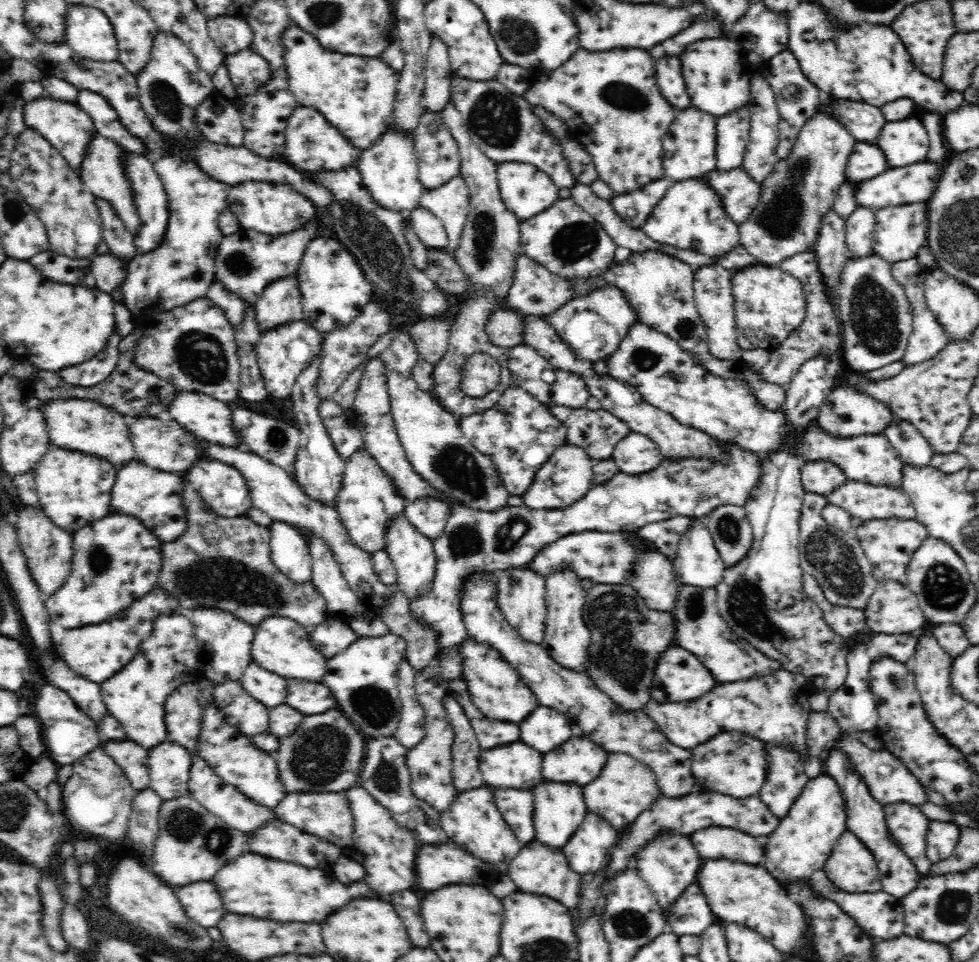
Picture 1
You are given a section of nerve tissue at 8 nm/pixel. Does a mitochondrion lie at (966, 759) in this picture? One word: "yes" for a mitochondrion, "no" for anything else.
no

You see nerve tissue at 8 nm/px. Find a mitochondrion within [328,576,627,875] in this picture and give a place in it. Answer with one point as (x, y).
(372, 704)

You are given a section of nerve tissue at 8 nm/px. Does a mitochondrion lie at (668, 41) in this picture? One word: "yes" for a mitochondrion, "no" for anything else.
no

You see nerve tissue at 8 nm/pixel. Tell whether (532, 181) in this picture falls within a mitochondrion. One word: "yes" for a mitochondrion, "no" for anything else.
no

